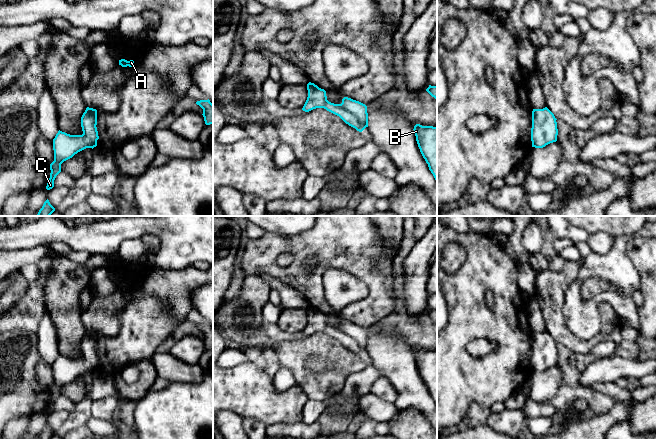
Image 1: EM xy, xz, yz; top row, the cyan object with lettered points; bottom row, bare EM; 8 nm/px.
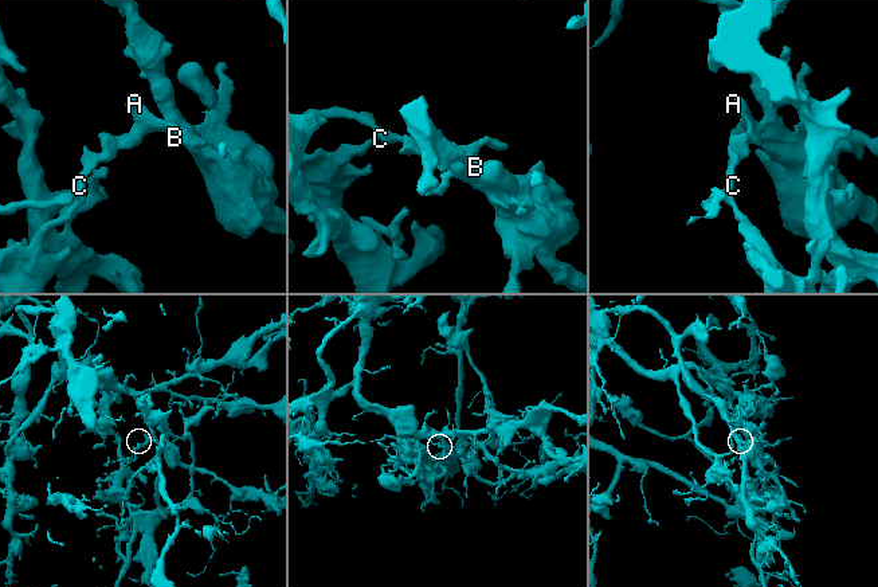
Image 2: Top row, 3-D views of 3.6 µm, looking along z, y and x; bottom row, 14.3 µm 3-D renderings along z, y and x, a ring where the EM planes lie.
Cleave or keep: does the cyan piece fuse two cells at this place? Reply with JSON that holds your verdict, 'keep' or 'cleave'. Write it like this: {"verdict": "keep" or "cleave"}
{"verdict": "cleave"}

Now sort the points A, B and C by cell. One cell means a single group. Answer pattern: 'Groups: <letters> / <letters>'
Groups: A B / C

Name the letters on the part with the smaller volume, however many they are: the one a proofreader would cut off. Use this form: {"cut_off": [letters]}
{"cut_off": ["C"]}

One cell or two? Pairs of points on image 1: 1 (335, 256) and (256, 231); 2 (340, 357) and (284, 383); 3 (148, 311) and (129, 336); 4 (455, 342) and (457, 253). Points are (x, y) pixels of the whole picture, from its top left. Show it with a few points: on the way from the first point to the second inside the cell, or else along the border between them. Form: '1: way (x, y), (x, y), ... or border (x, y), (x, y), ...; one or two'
1: border (265, 231), (261, 236), (249, 240); two
2: border (279, 366), (288, 368), (296, 383); two
3: way (144, 317), (131, 330); one
4: border (463, 246), (463, 263), (455, 271), (447, 273); two

